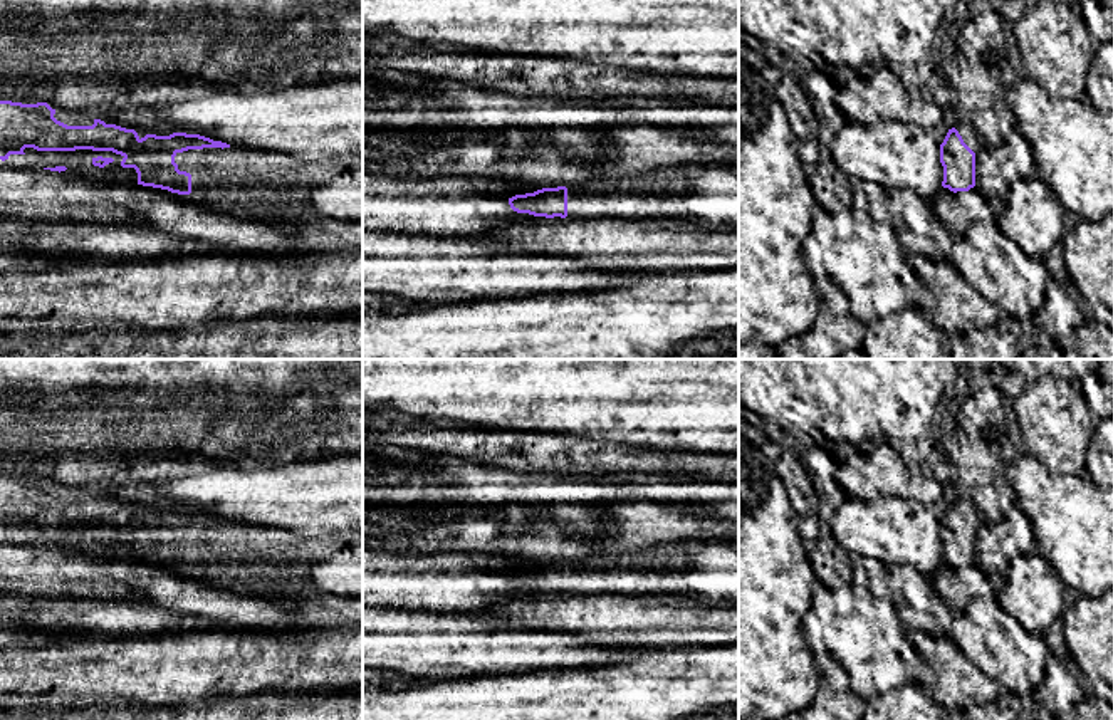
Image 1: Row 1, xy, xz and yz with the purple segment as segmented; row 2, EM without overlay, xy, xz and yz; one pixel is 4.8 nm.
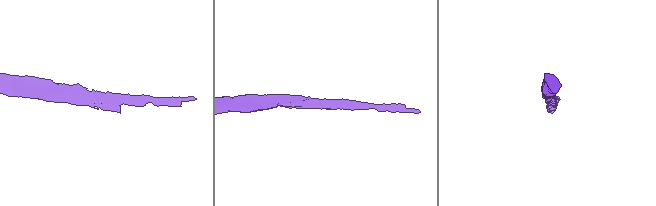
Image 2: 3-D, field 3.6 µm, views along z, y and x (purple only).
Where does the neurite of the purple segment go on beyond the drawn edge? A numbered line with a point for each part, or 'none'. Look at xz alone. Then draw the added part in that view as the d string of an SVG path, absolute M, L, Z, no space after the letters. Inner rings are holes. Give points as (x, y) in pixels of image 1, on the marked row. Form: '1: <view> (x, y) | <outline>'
none

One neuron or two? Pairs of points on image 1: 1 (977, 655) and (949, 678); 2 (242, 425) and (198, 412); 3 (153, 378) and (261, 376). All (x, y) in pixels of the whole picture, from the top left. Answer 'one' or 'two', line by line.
1: two
2: one
3: one

